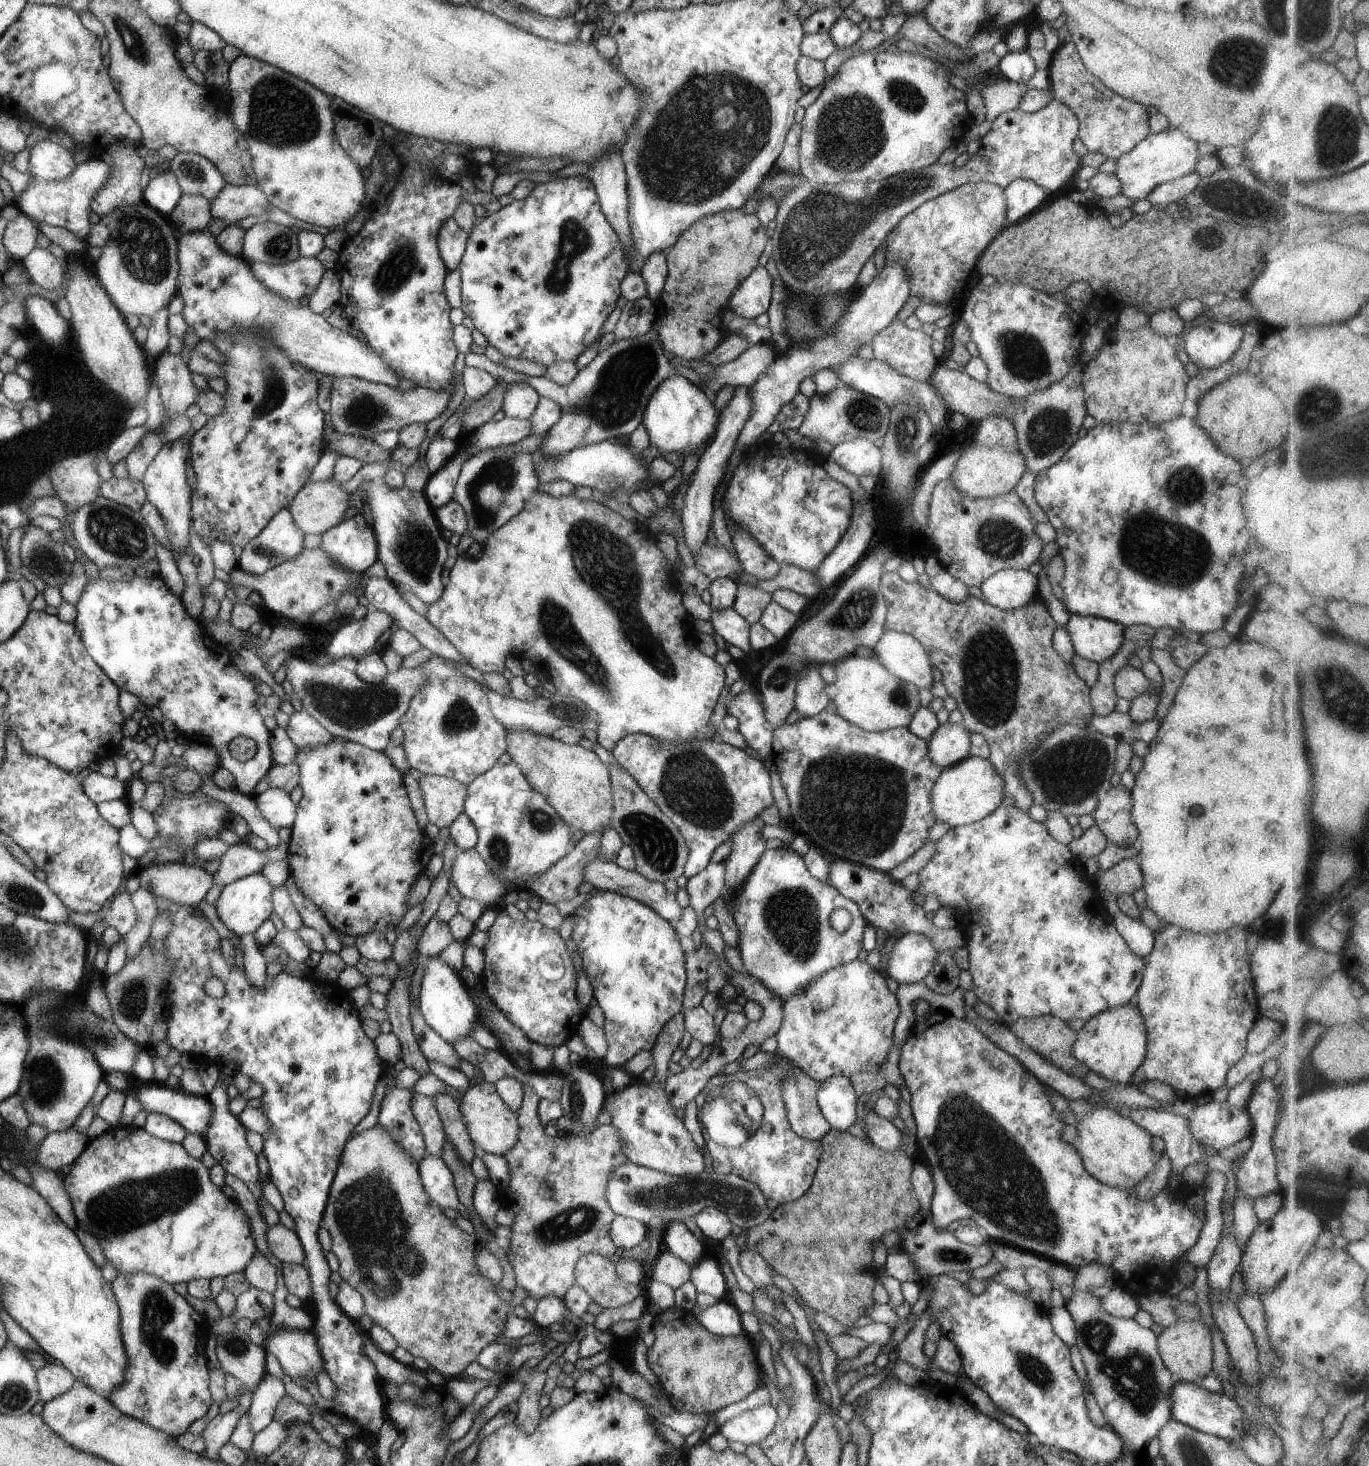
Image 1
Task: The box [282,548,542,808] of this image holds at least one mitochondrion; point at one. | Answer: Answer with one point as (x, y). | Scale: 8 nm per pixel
(350, 710)

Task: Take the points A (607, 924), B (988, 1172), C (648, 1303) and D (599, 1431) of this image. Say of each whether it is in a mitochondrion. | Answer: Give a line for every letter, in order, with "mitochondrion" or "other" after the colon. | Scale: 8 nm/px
A: other
B: mitochondrion
C: other
D: other

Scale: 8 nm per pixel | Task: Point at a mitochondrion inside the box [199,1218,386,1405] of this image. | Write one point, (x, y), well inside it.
(237, 1347)

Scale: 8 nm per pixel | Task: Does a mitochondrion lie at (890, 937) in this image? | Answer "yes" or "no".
no

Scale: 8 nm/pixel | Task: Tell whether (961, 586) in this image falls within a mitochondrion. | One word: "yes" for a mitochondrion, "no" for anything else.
no

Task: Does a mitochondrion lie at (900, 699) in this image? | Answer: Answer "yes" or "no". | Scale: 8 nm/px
yes

